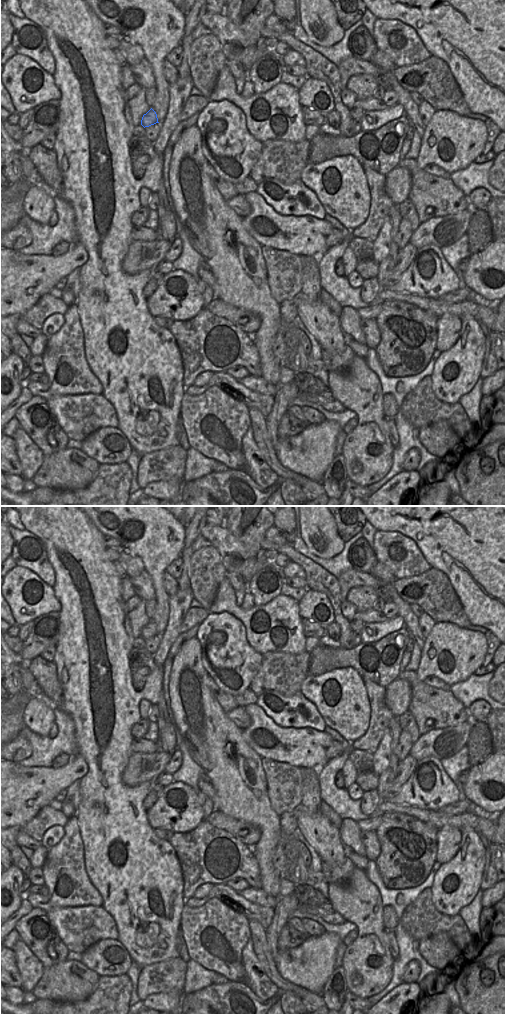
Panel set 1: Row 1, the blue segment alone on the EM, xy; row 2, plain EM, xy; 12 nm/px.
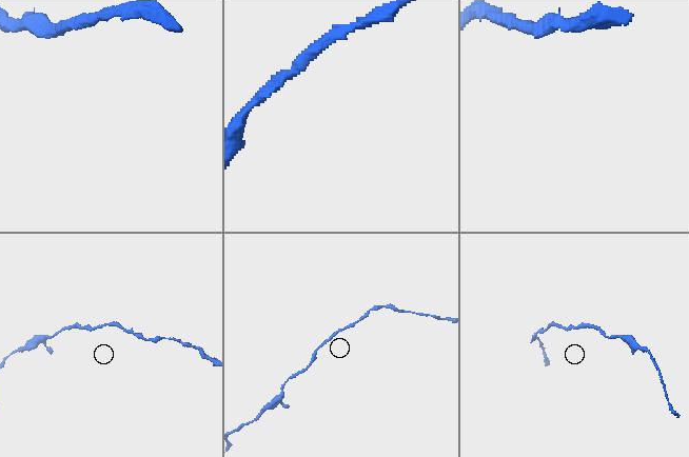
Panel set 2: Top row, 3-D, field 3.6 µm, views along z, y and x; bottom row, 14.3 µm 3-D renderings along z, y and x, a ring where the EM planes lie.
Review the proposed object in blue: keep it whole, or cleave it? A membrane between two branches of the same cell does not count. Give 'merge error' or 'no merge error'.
no merge error

